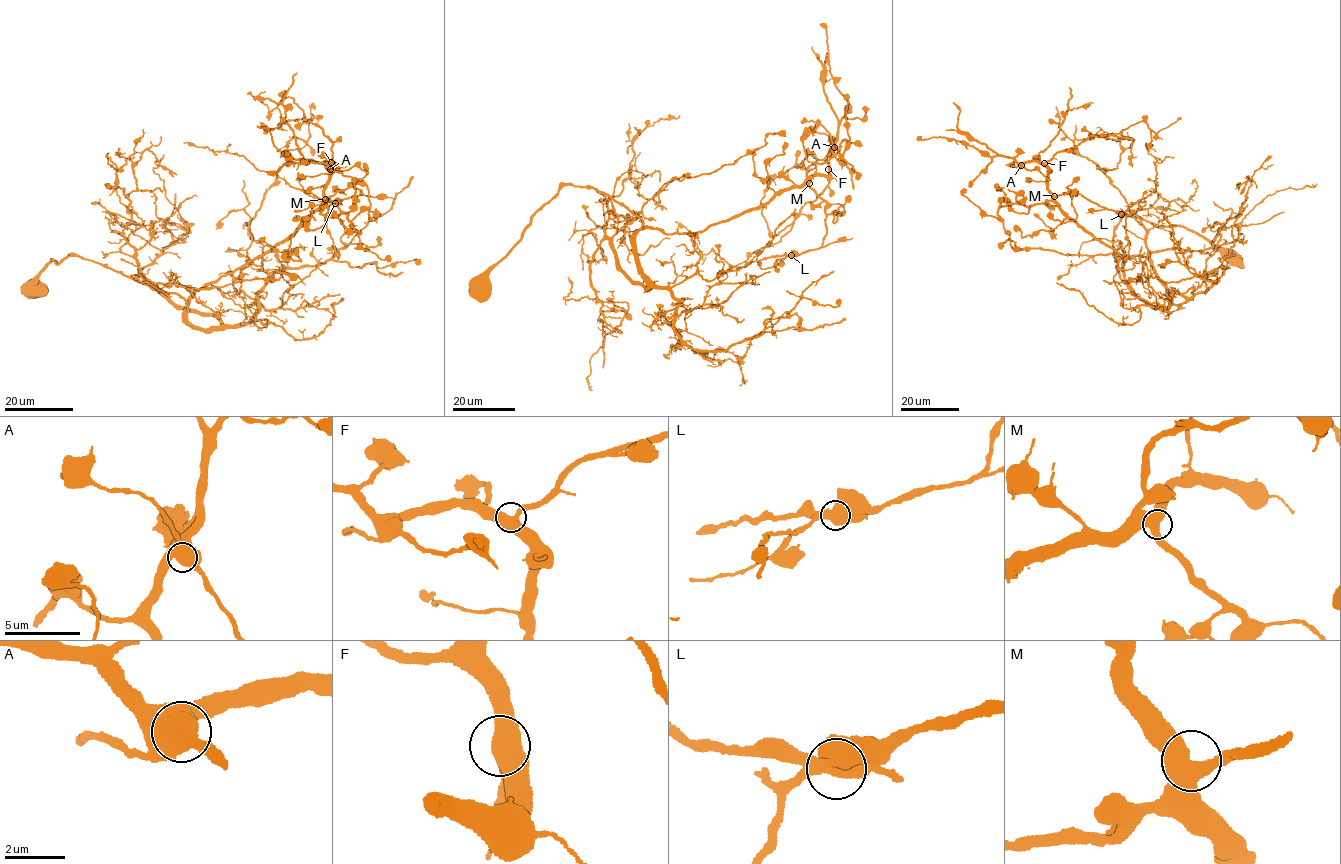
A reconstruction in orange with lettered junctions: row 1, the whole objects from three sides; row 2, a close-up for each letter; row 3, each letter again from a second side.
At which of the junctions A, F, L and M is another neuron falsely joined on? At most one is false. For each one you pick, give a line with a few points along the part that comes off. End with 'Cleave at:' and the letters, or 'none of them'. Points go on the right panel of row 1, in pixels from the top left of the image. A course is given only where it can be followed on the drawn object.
L: course (1121, 214), (1157, 185), (1155, 164), (1162, 161), (1149, 154), (1146, 147), (1153, 144)
Cleave at: L

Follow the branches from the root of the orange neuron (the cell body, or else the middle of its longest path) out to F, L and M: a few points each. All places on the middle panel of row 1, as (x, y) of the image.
F: (482, 285), (565, 184), (609, 194), (639, 217), (640, 228), (700, 232), (828, 169)
L: (482, 285), (565, 184), (602, 191), (640, 228), (670, 234), (807, 184), (826, 203), (826, 234), (791, 255)
M: (482, 285), (530, 217), (565, 184), (602, 191), (639, 217), (640, 228), (670, 234), (700, 232), (809, 183)

